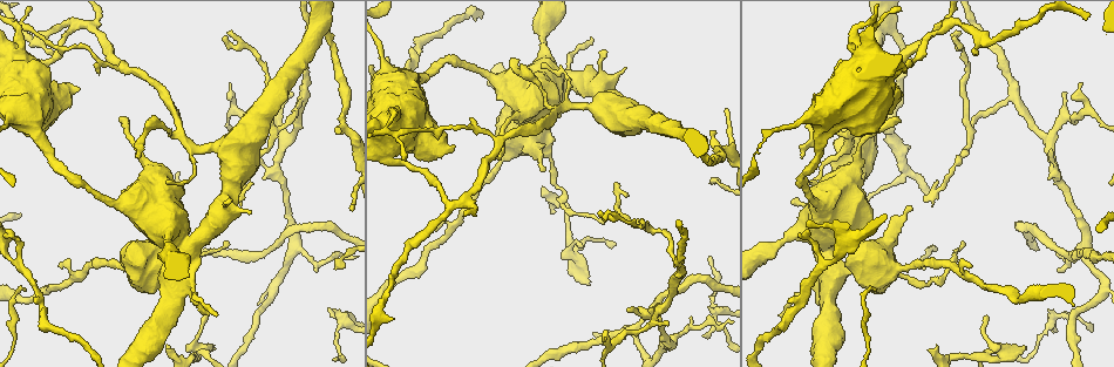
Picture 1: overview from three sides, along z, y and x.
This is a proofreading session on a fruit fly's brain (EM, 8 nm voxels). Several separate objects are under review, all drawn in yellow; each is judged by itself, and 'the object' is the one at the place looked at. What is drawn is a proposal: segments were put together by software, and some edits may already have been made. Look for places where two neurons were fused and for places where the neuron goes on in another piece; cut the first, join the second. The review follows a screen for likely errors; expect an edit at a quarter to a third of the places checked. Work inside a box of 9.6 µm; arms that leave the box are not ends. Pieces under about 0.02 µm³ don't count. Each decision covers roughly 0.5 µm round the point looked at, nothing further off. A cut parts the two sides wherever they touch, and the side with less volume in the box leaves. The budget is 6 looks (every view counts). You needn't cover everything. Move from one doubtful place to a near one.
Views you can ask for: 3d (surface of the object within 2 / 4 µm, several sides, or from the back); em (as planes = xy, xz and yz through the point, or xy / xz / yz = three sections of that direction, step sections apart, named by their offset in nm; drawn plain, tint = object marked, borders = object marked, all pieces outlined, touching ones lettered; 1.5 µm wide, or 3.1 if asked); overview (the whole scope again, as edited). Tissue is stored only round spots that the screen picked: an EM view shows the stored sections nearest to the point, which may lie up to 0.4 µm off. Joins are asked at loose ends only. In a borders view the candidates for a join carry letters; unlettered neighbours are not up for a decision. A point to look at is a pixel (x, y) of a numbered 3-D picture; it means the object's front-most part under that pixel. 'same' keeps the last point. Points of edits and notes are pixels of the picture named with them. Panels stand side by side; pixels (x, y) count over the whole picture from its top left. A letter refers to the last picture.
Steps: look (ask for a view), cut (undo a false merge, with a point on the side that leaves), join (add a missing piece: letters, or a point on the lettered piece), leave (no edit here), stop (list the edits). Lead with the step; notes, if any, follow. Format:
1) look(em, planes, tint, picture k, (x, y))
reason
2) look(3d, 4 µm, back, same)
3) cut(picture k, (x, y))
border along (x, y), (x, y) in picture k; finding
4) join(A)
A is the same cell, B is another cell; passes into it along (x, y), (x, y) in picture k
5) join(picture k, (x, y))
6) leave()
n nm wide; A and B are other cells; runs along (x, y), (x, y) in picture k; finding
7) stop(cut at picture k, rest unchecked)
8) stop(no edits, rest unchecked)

look(em, planes, borders, picture 1, (1049, 150))
branch stops here

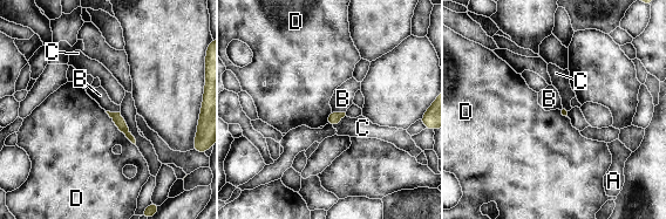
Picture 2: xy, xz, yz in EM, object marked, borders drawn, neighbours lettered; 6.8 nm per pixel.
leave()
A, B, C and D are other cells; no lettered piece goes on from it

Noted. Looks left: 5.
look(em, planes, borders, picture 1, (248, 213))
thick end

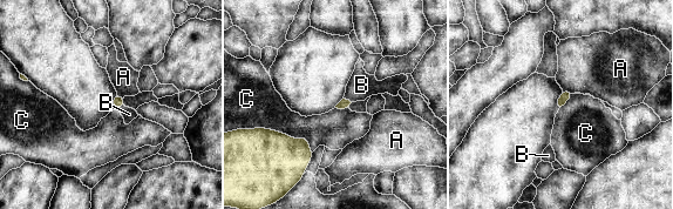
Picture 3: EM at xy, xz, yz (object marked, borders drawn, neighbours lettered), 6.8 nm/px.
leave()
A, B and C are other cells; border along (257, 127), (304, 135), (312, 152) in picture 3; no lettered piece goes on from it

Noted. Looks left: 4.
look(3d, 4 µm, picture 1, (166, 347))
free end

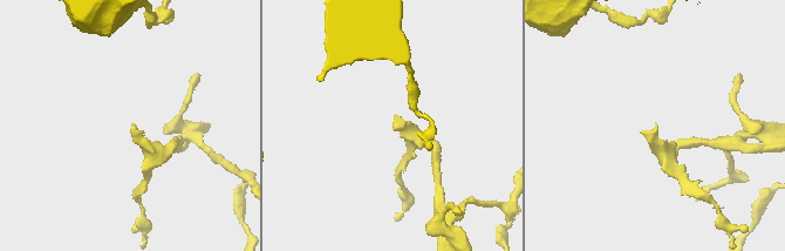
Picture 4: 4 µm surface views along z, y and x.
look(em, yz, step 8, borders, picture 4, (396, 129))

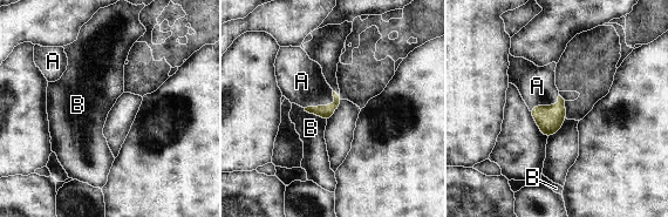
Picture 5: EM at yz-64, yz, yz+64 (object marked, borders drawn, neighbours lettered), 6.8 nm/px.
join(A)
A is the same cell, B is another cell; the neuron continues

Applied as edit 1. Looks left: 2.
stop(join at picture 5, rest unchecked)

